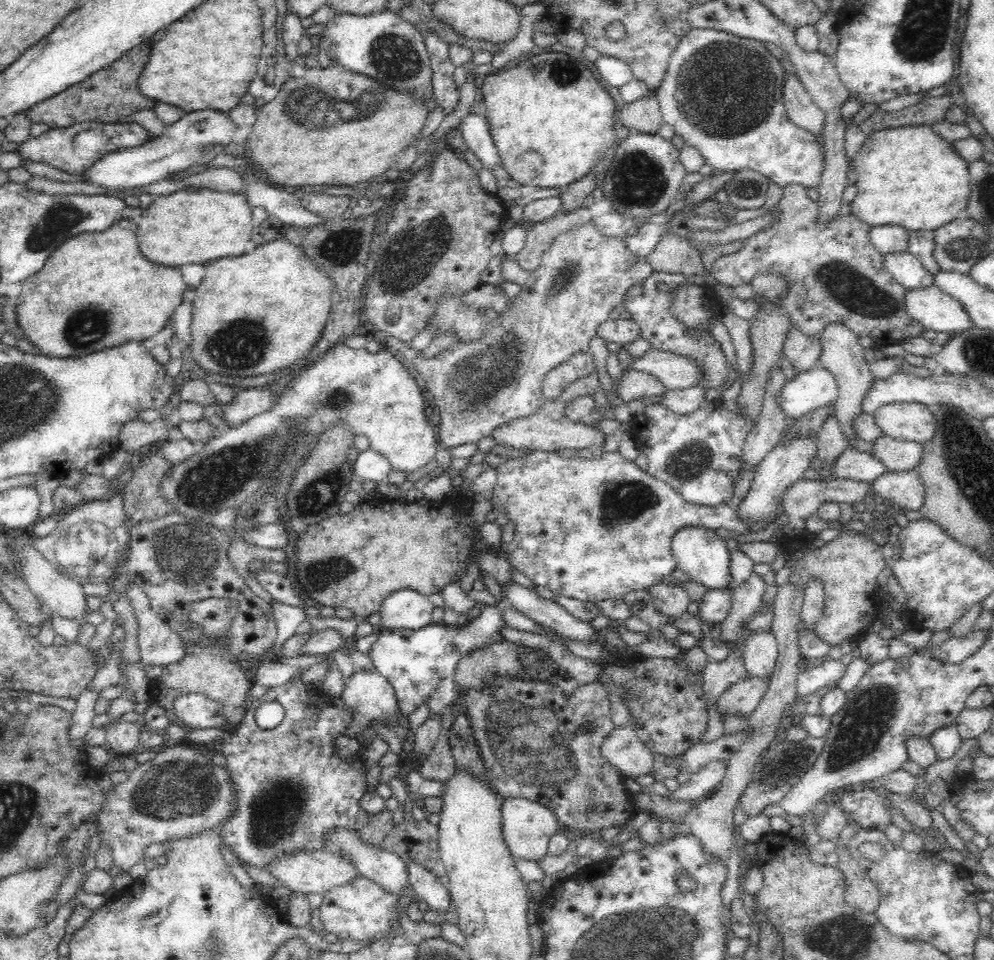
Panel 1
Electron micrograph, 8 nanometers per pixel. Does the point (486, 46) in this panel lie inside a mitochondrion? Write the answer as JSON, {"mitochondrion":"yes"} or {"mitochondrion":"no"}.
{"mitochondrion":"no"}

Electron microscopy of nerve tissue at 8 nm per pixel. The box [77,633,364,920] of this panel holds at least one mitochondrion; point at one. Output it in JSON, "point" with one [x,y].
{"point":[174,787]}

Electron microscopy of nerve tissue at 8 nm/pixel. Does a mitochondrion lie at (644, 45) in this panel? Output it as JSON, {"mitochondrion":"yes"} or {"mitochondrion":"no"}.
{"mitochondrion":"no"}

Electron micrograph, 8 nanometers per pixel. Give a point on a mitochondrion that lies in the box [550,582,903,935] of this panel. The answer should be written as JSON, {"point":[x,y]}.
{"point":[865,729]}

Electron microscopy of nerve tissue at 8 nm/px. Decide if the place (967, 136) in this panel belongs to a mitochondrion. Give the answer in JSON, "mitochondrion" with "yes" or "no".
{"mitochondrion":"no"}

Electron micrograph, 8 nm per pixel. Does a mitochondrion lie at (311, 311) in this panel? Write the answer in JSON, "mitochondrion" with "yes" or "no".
{"mitochondrion":"no"}

